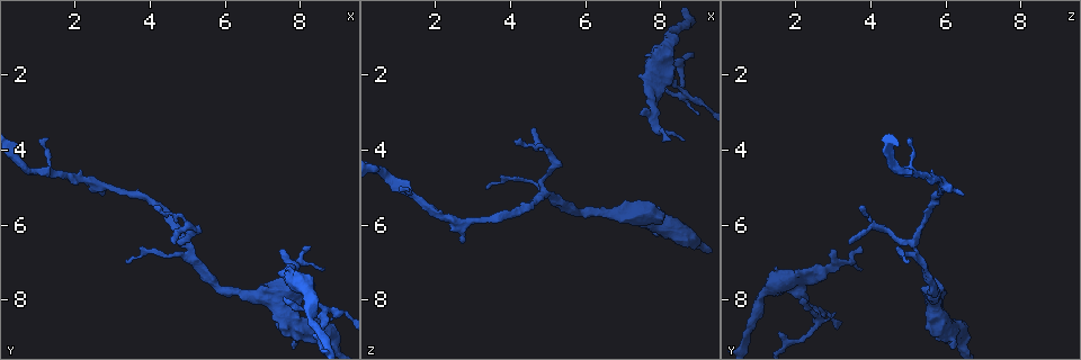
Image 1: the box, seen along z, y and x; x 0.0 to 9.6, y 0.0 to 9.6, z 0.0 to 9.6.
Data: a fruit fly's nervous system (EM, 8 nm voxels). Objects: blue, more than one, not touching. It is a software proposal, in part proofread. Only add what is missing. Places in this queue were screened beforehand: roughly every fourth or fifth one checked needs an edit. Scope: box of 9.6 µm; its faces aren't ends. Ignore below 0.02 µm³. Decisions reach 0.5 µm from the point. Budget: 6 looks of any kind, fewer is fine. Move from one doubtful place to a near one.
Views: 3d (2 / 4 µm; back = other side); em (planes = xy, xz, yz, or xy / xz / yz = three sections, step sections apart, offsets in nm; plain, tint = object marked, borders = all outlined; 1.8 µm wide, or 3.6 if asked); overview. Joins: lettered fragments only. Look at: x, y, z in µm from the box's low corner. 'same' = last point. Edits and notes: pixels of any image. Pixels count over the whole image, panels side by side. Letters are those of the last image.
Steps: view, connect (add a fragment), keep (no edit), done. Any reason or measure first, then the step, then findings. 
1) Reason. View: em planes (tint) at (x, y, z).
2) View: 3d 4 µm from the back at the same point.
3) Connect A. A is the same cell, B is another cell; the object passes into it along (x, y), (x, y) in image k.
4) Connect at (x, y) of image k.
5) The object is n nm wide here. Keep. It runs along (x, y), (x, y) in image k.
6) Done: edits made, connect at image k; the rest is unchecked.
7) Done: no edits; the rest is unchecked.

Narrows sharply. View: 3d 4 µm at (8.70, 8.25, 2.50).

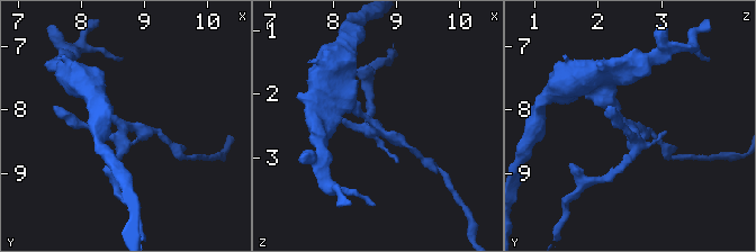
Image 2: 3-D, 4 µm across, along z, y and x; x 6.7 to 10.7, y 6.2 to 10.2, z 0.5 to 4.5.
View: em planes (tint) at (8.65, 8.30, 2.50).

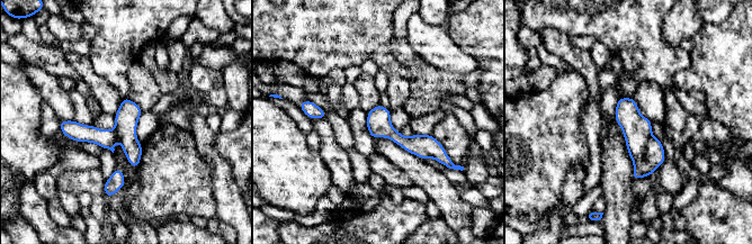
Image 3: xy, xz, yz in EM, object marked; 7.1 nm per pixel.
View: em planes (borders) at the same point.

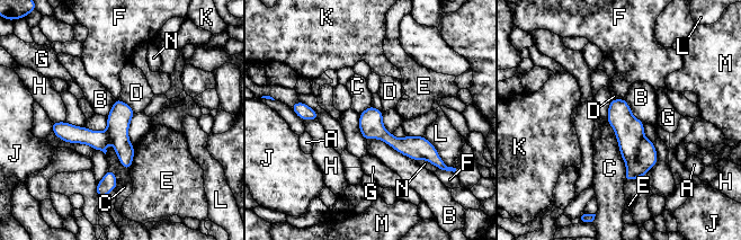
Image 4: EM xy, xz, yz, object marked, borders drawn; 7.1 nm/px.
The object is 170 nm wide here; the longest contact is with C, 460 nm. Keep. A, B, C, D, E, F, G, H, J, K, L, M and N are other cells; none of them fits.

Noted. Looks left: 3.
Branch stops here. View: 3d 2 µm at (7.45, 6.60, 3.00).

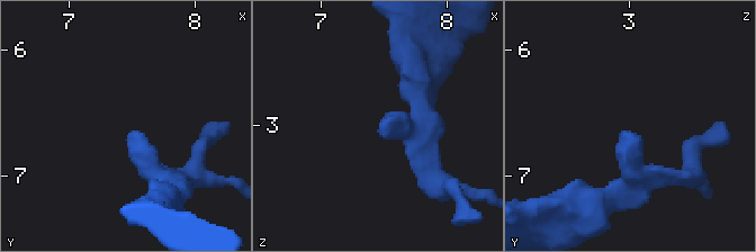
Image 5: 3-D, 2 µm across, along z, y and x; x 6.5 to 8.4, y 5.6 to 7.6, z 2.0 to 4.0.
View: em 3.6 µm planes (borders) at (7.50, 6.64, 2.96).

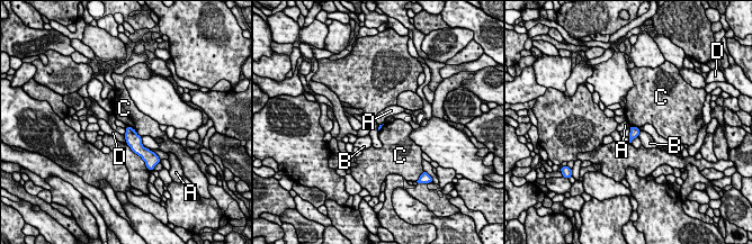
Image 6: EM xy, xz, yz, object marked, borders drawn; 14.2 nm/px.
Keep. A, B, C and D are other cells; a border runs along (127, 125), (141, 137) in image 6; no lettered fragment goes on from it.

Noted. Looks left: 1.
Done: no edits; the rest is unchecked.

